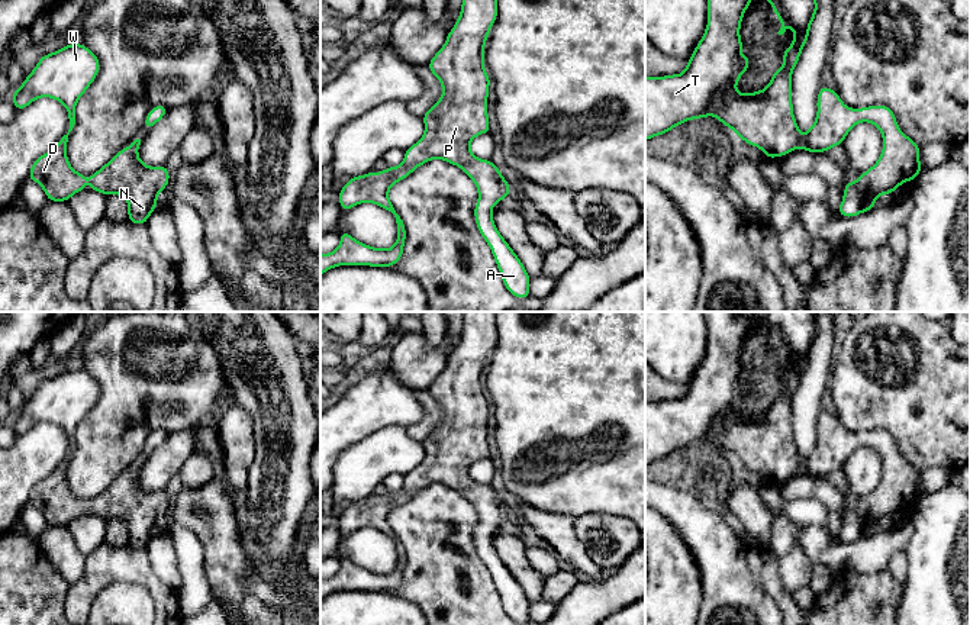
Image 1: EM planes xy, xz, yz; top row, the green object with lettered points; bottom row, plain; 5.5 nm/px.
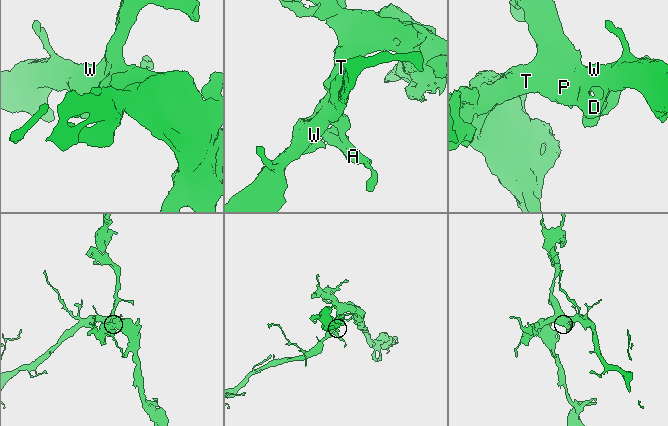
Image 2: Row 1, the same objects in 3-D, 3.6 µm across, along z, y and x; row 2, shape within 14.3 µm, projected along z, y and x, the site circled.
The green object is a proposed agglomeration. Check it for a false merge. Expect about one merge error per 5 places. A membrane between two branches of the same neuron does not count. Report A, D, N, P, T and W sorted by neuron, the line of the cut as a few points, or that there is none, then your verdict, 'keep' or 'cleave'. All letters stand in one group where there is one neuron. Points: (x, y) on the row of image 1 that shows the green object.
A D N P T W; no cut; keep

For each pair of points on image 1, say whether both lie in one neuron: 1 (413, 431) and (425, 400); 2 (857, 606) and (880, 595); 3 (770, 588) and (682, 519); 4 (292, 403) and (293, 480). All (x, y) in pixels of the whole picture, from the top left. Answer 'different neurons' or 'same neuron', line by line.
1: same neuron
2: same neuron
3: different neurons
4: same neuron

